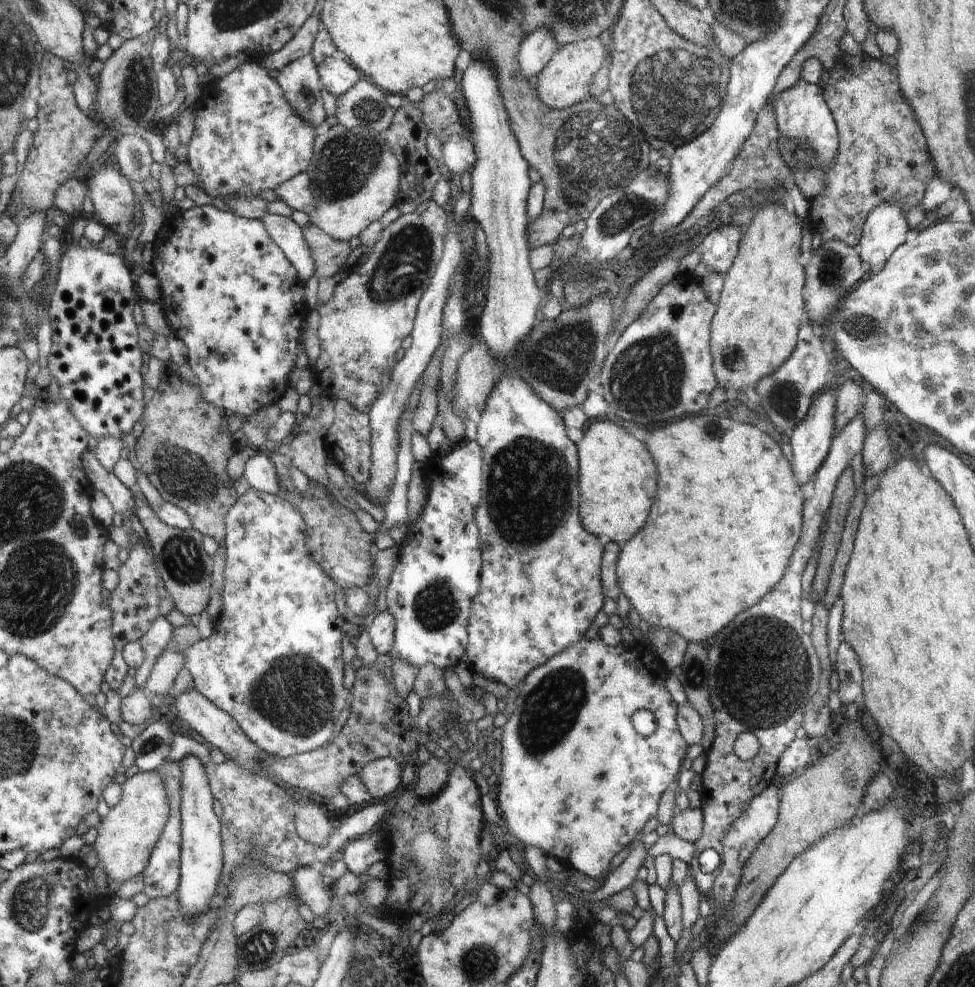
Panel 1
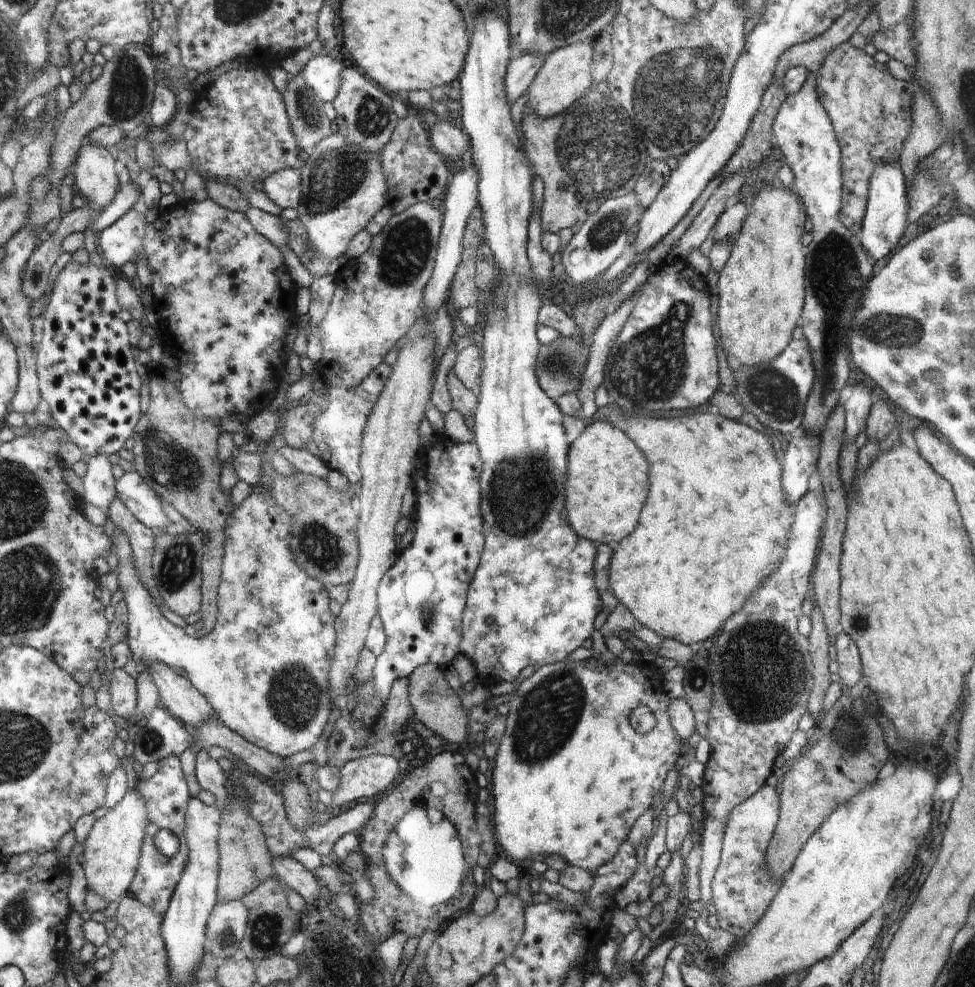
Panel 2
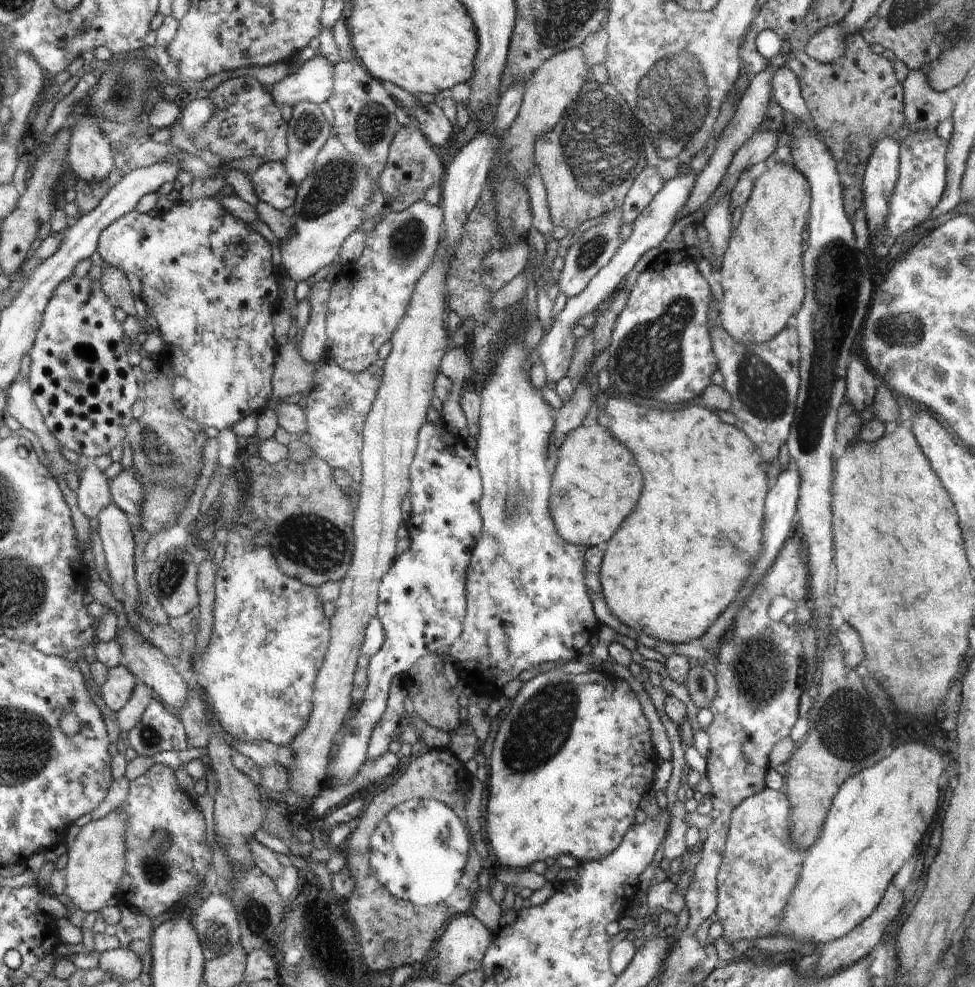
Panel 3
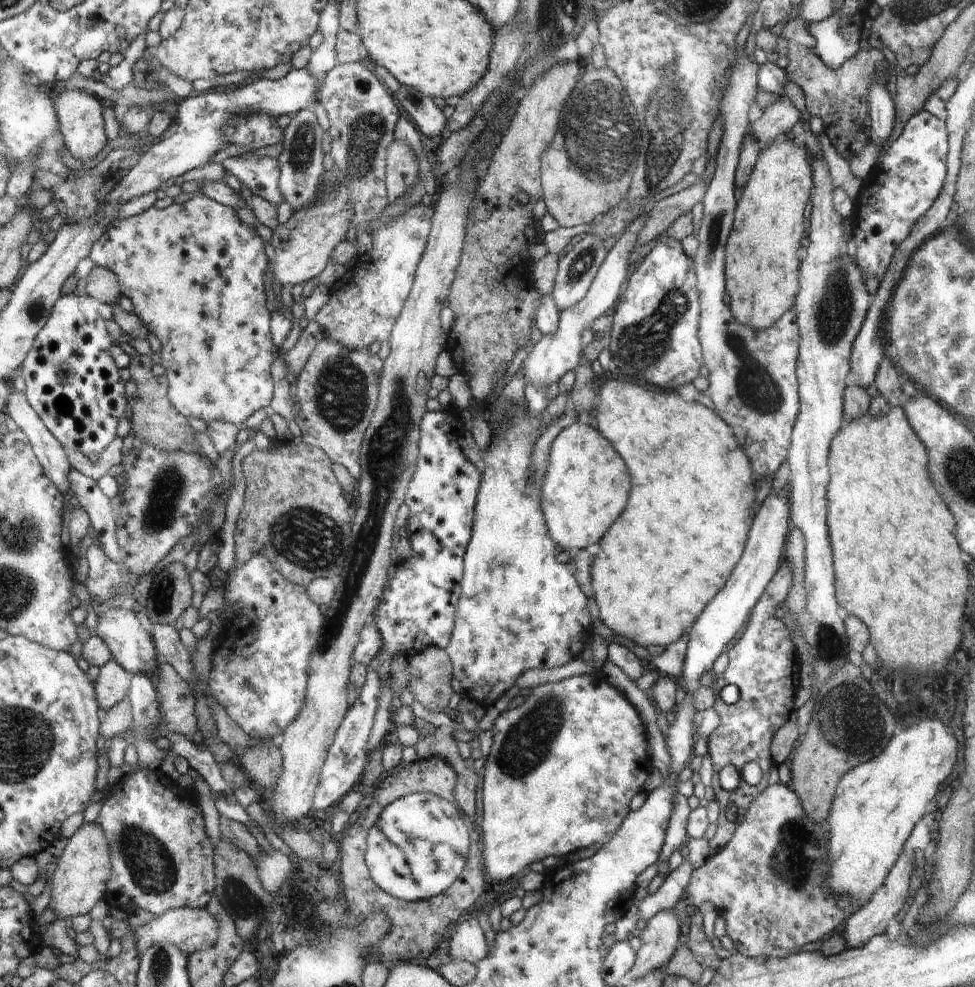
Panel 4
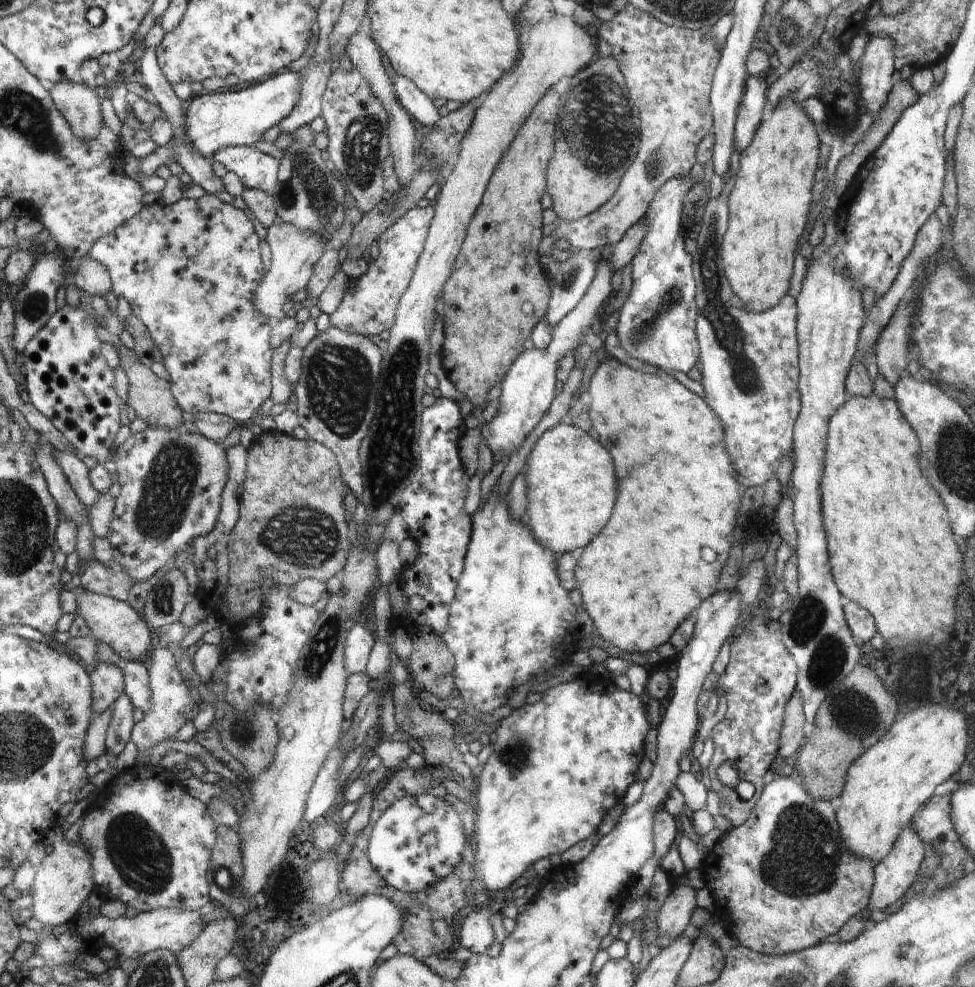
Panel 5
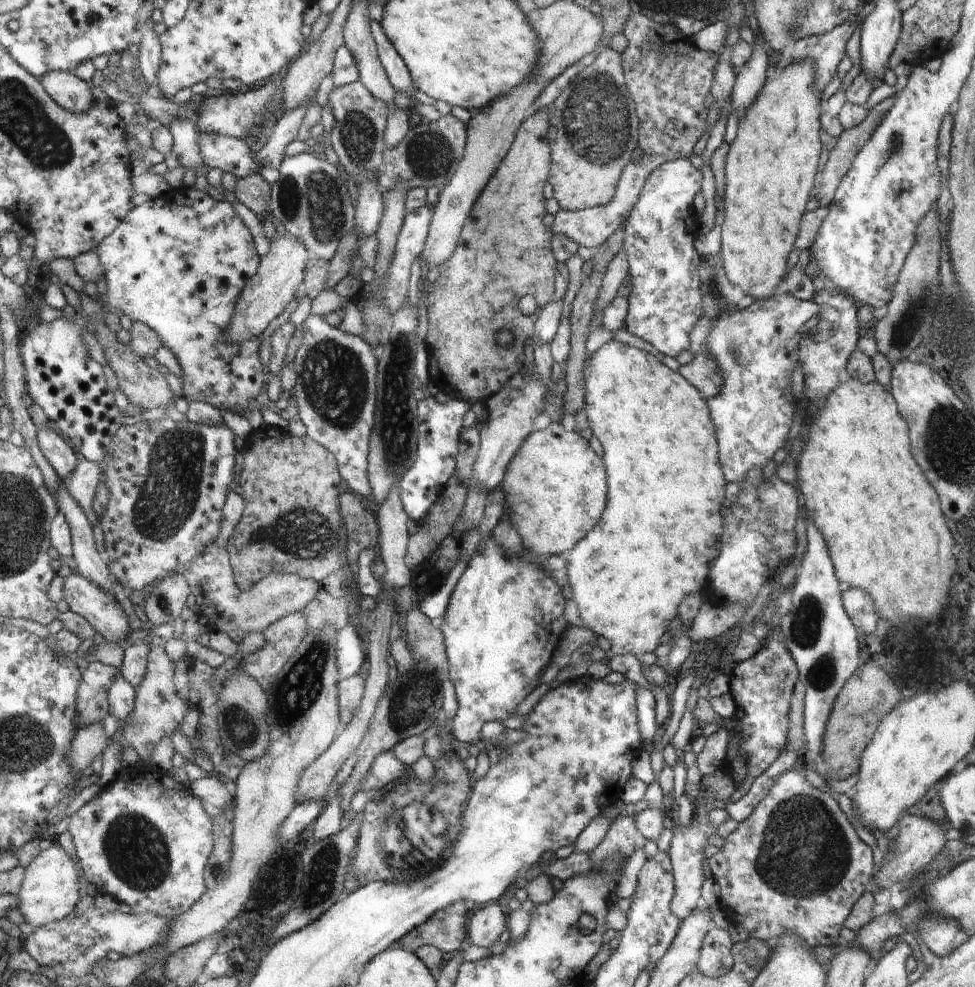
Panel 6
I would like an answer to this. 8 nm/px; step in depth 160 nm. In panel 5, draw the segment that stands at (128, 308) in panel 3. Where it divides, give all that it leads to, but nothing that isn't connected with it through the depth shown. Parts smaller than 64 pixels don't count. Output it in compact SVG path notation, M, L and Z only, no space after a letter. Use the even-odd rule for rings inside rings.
M89 256L81 258L73 280L80 290L87 292L88 296L103 297L106 292L112 290L108 269Z

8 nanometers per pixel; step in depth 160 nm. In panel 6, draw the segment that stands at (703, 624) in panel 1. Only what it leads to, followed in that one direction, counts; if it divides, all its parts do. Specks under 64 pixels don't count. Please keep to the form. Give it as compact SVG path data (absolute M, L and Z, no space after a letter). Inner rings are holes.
M611 340L595 353L589 354L590 376L585 383L585 408L588 424L593 435L600 440L604 448L605 470L607 471L609 494L607 508L600 520L586 538L583 538L570 553L562 554L567 562L568 584L573 590L573 599L578 606L580 617L590 630L598 636L604 636L610 642L614 655L656 654L660 646L672 634L672 626L676 626L680 605L689 595L706 590L710 578L710 568L720 554L723 553L723 534L725 533L724 518L728 508L728 481L723 471L723 463L719 458L719 435L716 434L714 420L711 418L710 407L702 392L694 388L683 375L674 372L666 365L657 361L646 351L638 350Z

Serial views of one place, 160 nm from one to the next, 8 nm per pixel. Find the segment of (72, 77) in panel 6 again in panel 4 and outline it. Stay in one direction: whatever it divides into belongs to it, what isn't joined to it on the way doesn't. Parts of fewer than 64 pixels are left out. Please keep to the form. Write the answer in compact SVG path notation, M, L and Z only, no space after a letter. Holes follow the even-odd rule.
M61 86L60 96L57 100L57 111L62 124L65 140L70 146L71 155L76 160L87 162L98 162L104 148L106 148L106 130L104 130L104 120L102 120L102 106L94 96L86 96L82 92L66 90Z

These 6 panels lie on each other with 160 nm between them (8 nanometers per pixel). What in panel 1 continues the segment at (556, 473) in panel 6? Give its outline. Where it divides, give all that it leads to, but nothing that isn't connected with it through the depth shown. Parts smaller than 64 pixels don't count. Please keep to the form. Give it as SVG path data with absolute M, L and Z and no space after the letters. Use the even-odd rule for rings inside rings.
M599 421L591 424L580 440L579 455L580 490L583 492L581 504L584 506L581 512L584 514L582 518L584 518L585 529L597 537L608 536L616 544L630 541L644 526L656 498L658 470L648 448L613 421Z

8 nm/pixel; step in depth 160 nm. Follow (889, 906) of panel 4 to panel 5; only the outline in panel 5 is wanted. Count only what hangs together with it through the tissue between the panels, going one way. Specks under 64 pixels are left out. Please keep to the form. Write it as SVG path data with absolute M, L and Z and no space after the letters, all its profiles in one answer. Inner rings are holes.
M910 827L900 832L888 858L876 864L875 888L867 917L871 912L886 910L910 888L918 870L922 868L925 858L923 846L920 837Z

